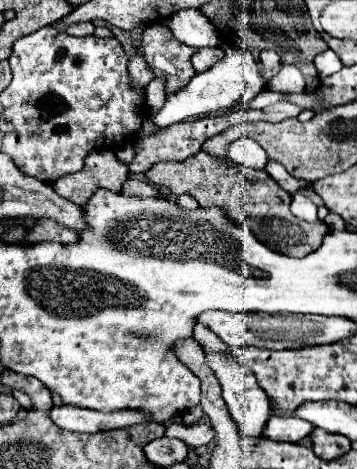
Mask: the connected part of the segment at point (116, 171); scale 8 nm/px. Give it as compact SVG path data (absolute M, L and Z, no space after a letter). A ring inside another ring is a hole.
M92 151L88 155L82 171L66 175L52 187L58 195L86 205L98 189L108 189L120 193L122 185L128 181L128 165L122 163L112 151Z

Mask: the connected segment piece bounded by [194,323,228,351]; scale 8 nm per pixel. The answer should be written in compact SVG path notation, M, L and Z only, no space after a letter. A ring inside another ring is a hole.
M196 323L196 327L194 327L194 339L204 347L204 351L226 351L228 349L222 343L222 339L212 329L208 329L202 323Z

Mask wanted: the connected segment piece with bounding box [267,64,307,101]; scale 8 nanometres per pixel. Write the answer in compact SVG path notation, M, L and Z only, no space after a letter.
M285 64L281 67L279 73L273 77L267 90L280 93L290 101L290 93L300 93L306 91L307 82L301 71L293 64Z

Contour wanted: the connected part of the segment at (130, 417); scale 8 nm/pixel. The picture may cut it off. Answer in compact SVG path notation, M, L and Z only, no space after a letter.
M74 405L52 407L50 415L58 427L66 431L76 431L76 433L100 433L100 431L124 429L124 427L132 427L132 425L150 421L150 417L144 411L120 409L120 411L102 413L102 411L82 409Z

